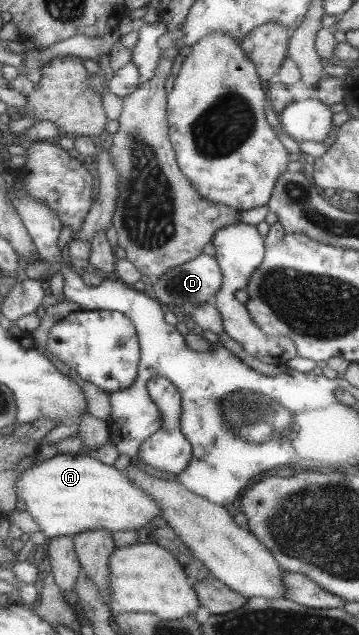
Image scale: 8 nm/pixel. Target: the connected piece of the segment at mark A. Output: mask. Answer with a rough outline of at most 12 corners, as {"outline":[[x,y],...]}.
{"outline":[[57,453],[16,496],[47,539],[162,513],[126,470]]}

